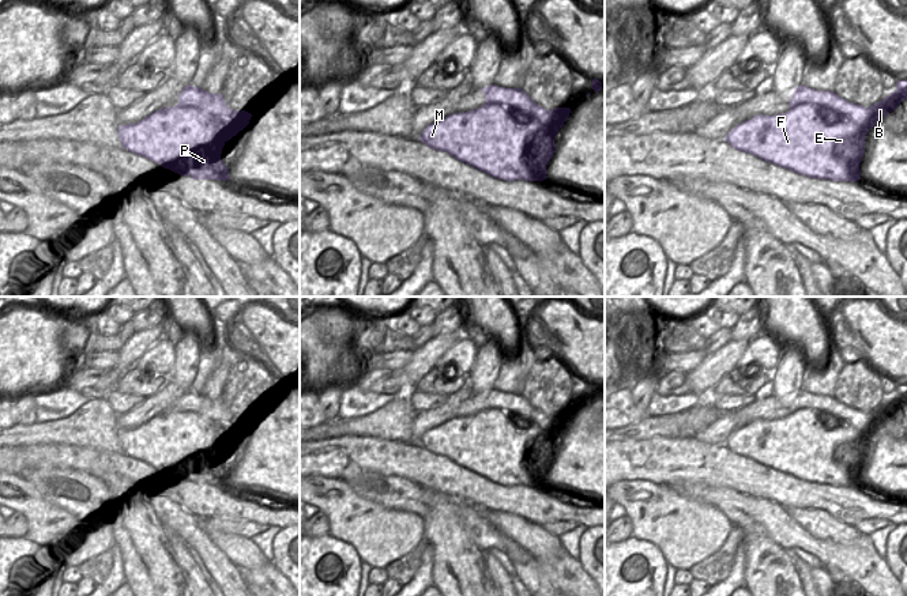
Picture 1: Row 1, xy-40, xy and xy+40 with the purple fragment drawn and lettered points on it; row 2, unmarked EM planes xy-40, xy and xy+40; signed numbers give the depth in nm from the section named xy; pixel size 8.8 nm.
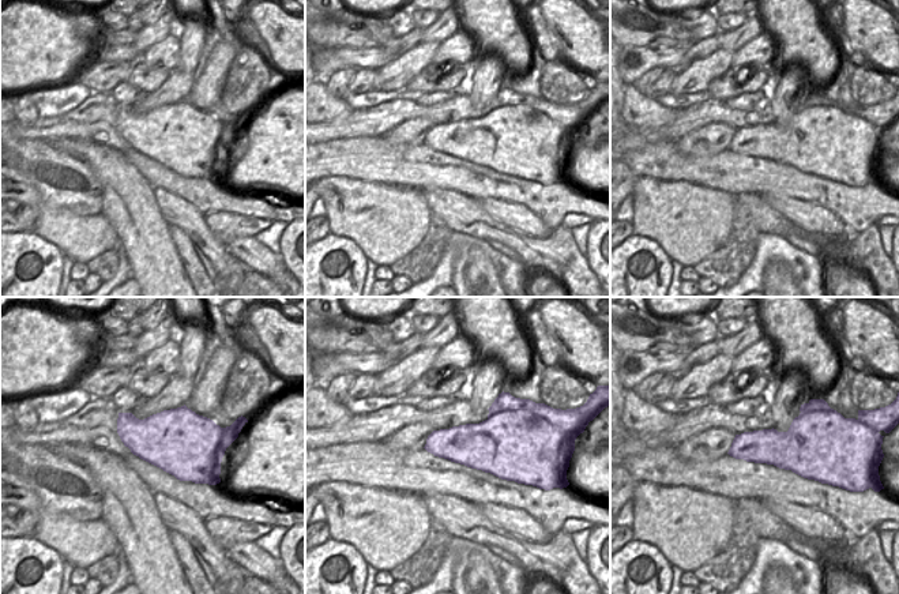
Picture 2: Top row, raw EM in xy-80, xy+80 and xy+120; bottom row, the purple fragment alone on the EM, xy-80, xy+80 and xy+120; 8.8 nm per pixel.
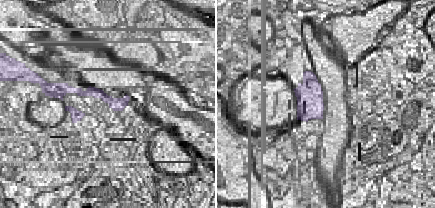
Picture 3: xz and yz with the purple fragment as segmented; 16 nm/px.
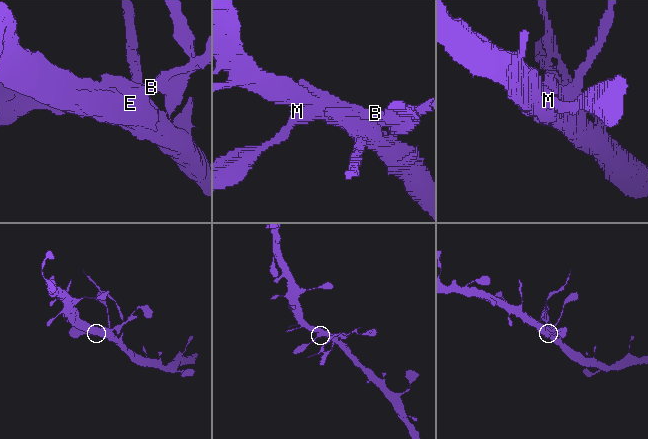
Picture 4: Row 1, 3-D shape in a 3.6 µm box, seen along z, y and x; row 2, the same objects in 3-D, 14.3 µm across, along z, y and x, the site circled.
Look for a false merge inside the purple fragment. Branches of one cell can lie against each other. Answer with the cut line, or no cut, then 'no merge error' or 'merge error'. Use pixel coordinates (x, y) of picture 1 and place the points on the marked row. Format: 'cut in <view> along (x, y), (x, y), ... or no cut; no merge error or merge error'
cut in xy along (482, 105), (541, 109), (559, 128); merge error

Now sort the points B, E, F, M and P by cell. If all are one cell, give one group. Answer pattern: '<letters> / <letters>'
B / E F M P

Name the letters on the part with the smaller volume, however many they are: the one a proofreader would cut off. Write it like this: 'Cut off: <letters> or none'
Cut off: B

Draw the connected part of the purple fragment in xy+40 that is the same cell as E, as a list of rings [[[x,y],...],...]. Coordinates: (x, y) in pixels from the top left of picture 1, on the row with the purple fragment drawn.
[[[791,109],[782,114],[757,114],[726,135],[735,150],[749,152],[765,162],[810,178],[859,181],[859,163],[865,151],[865,125],[857,125],[848,113],[839,109]]]

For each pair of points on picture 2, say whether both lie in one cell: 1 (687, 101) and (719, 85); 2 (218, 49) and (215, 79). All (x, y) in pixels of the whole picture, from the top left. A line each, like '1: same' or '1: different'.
1: different
2: same

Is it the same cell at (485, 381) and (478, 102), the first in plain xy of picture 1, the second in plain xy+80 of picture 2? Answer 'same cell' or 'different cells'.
same cell

